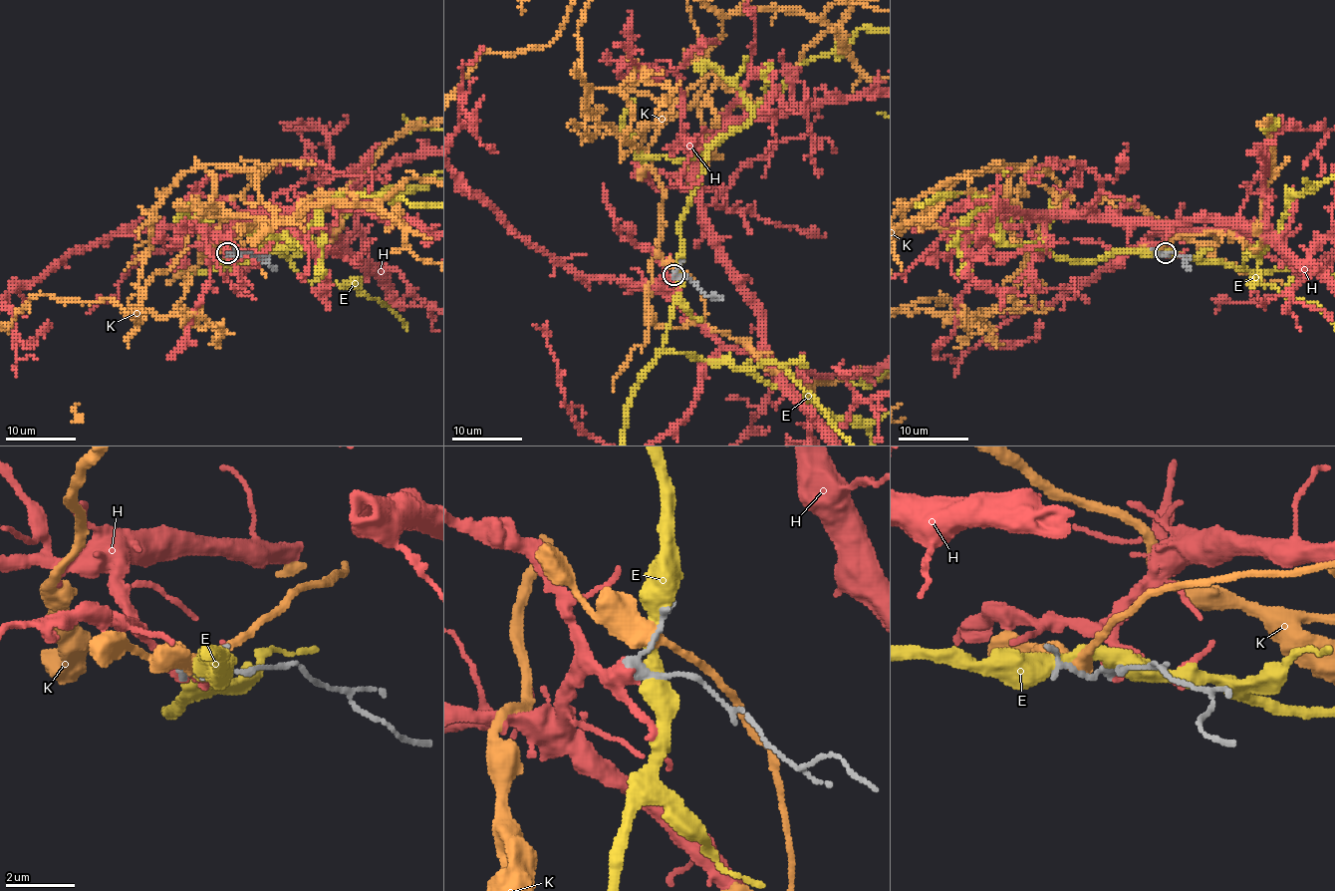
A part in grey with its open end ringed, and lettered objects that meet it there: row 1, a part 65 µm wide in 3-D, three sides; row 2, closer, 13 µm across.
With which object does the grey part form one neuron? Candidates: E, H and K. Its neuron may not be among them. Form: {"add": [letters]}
{"add": ["H"]}

